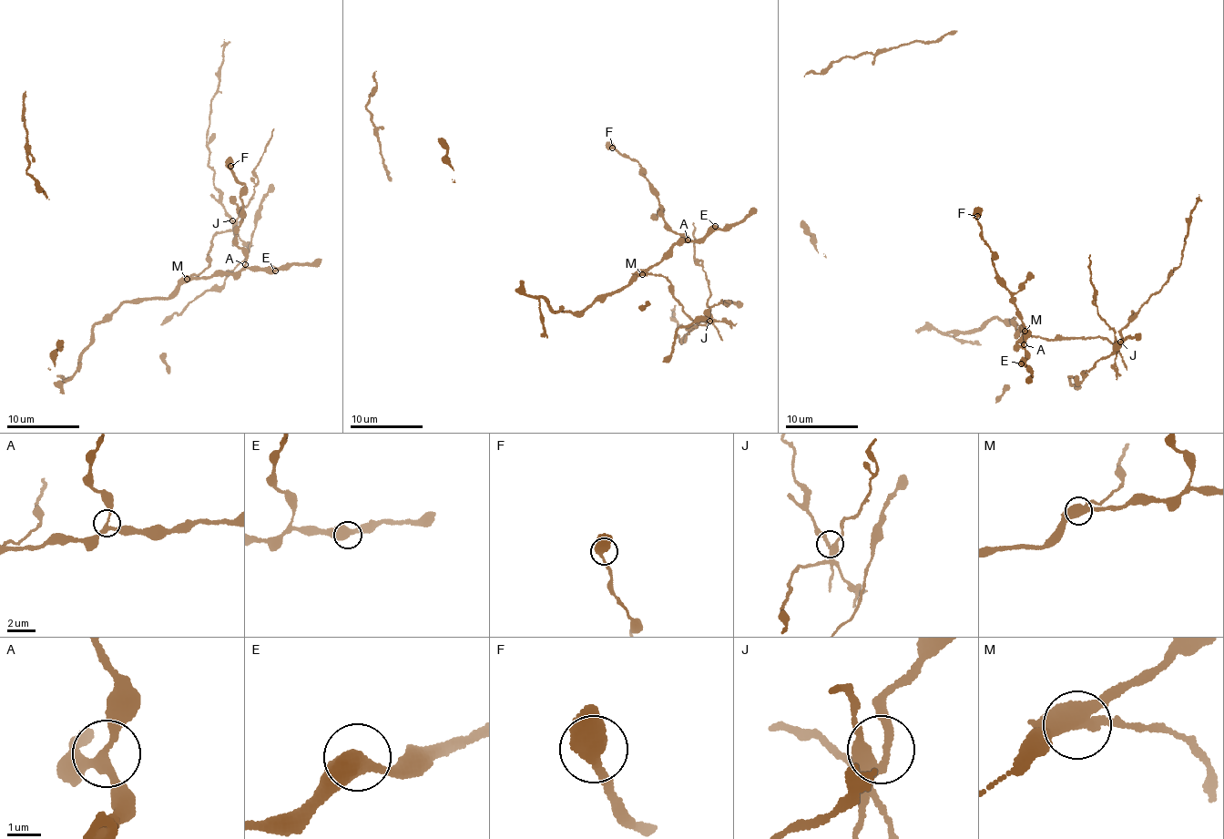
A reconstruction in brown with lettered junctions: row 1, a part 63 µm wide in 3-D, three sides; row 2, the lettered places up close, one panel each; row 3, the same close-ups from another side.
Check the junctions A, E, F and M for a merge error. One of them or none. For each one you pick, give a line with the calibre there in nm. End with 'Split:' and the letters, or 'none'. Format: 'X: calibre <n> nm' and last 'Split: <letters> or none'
M: calibre 440 nm
Split: M

